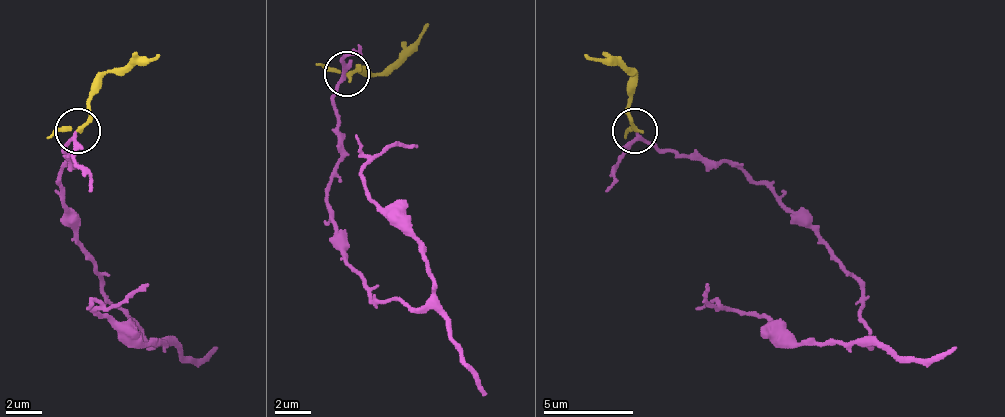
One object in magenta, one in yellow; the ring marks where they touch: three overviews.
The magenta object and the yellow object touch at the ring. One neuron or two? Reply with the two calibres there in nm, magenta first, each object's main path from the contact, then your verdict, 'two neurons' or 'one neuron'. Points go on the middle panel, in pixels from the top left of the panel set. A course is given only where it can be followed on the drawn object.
190 nm thick on the magenta side, 200 nm on the other; magenta runs (344, 74), (334, 246), (371, 300), (420, 309), (434, 291), (425, 250), (362, 173), (416, 146); yellow runs (348, 74), (357, 70), (380, 74), (429, 25); two neurons

